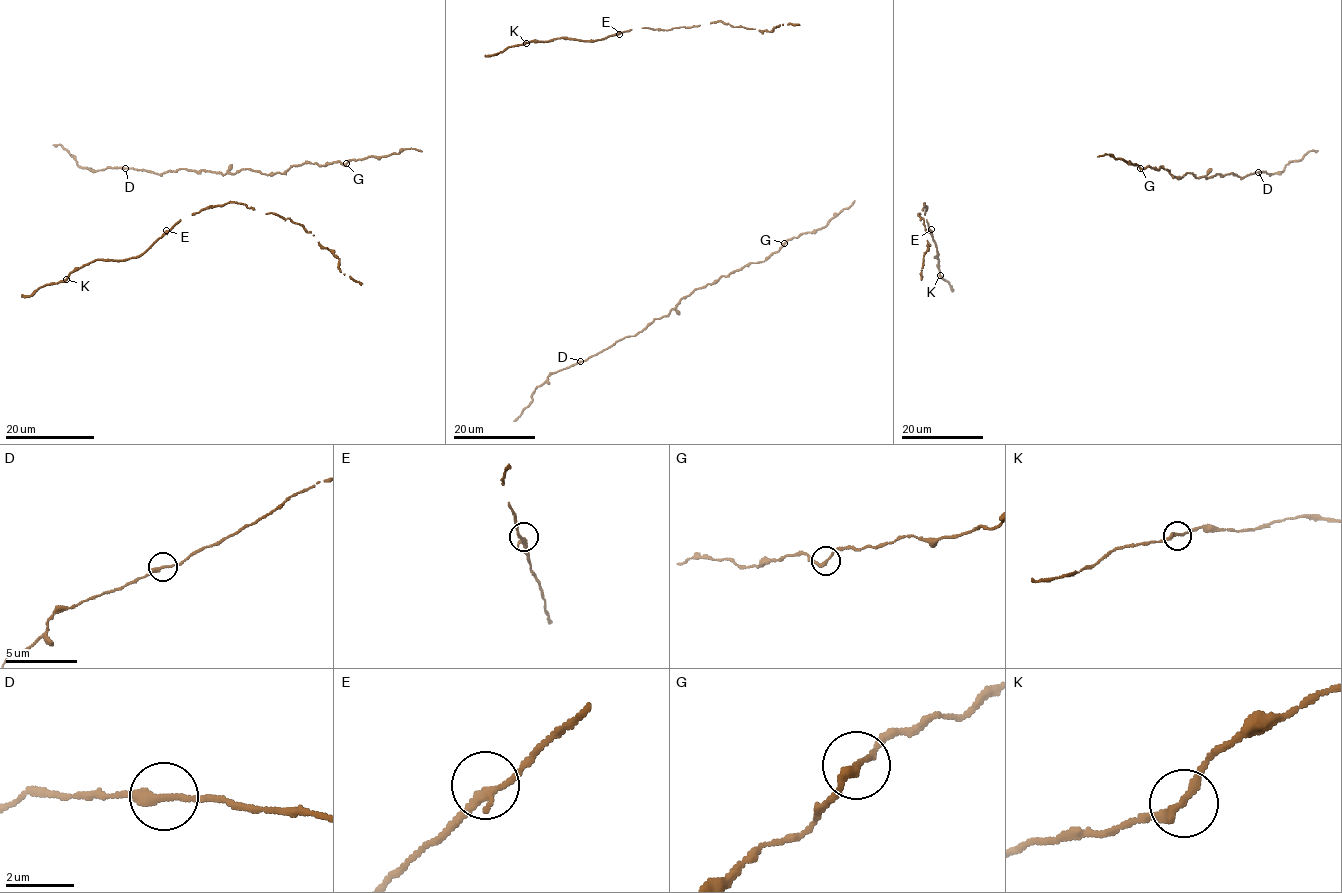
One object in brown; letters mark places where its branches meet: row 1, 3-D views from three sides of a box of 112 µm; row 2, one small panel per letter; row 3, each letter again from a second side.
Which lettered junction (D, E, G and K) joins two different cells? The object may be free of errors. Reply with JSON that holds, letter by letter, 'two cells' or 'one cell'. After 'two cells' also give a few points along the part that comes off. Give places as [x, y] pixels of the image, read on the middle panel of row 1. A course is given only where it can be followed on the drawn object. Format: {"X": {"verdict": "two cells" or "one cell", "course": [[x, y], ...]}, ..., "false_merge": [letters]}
{"D": {"verdict": "one cell"}, "E": {"verdict": "one cell"}, "G": {"verdict": "one cell"}, "K": {"verdict": "one cell"}, "false_merge": []}

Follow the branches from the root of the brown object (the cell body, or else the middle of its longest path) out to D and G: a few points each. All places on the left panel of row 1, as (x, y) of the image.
D: (278, 172), (265, 175), (242, 169), (223, 175), (179, 169), (156, 173), (125, 168)
G: (278, 172), (284, 173), (303, 162), (346, 163)

